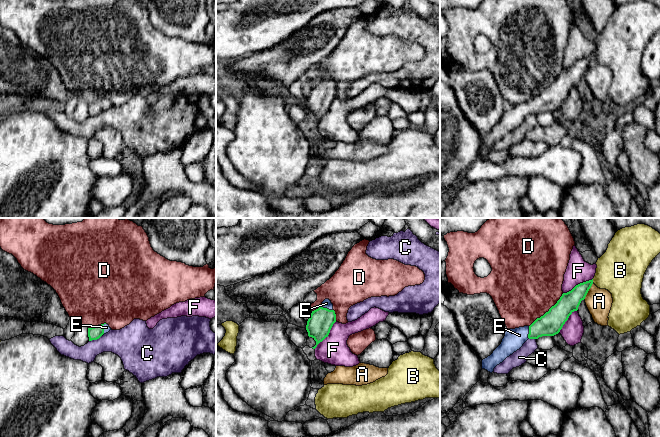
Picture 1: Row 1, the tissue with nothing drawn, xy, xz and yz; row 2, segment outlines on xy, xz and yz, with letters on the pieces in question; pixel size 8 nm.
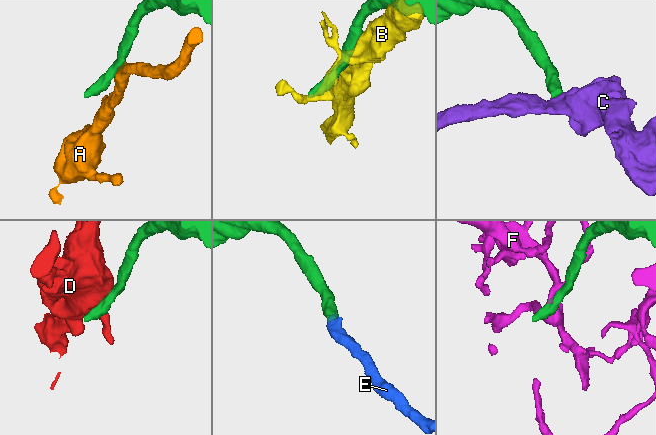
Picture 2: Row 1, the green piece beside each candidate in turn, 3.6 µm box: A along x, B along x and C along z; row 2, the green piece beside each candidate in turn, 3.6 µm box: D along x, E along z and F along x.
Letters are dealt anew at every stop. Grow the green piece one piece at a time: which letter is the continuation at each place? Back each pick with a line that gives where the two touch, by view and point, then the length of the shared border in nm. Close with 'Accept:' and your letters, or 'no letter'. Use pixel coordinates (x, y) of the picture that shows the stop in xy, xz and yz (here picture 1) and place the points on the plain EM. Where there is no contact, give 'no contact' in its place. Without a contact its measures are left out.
E: contact yz (529, 108); length 100 nm
Accept: E

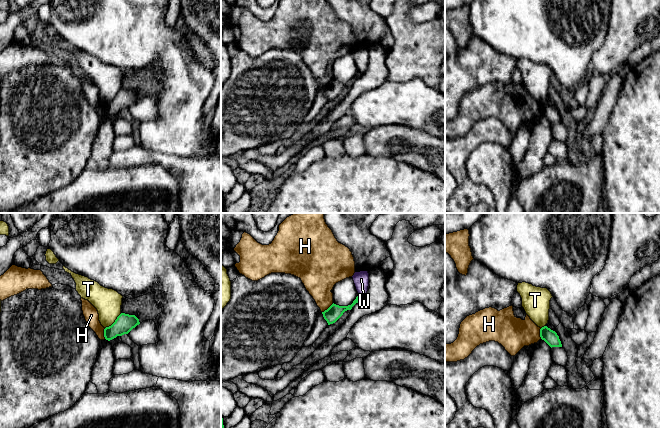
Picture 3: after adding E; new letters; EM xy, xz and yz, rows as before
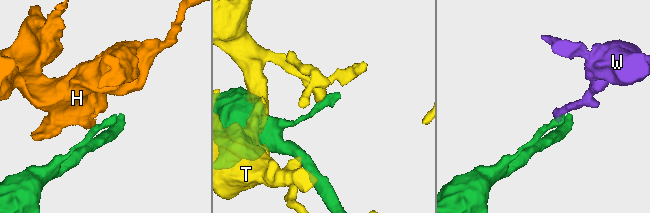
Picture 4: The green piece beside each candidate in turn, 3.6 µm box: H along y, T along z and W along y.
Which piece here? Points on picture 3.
Accept: no letter

